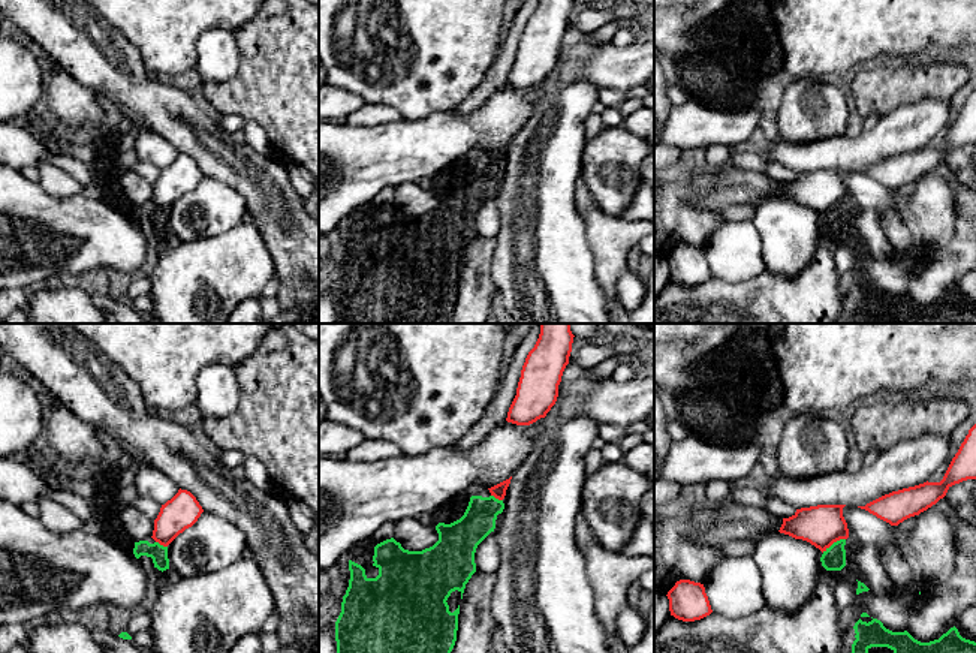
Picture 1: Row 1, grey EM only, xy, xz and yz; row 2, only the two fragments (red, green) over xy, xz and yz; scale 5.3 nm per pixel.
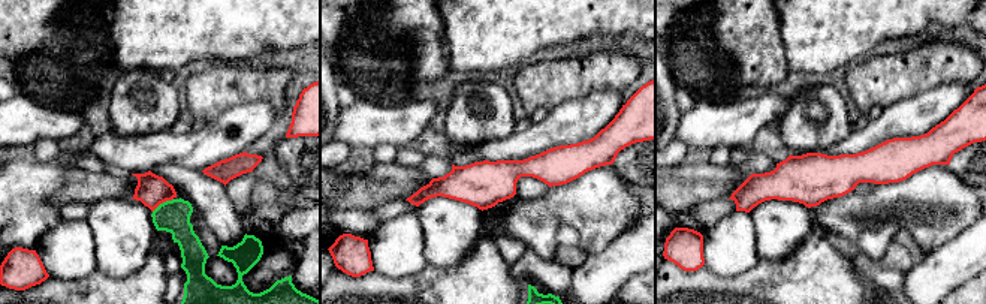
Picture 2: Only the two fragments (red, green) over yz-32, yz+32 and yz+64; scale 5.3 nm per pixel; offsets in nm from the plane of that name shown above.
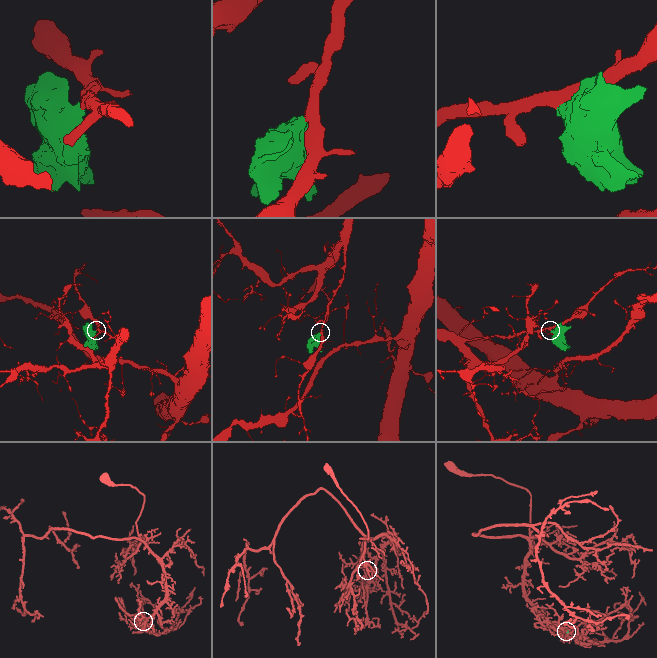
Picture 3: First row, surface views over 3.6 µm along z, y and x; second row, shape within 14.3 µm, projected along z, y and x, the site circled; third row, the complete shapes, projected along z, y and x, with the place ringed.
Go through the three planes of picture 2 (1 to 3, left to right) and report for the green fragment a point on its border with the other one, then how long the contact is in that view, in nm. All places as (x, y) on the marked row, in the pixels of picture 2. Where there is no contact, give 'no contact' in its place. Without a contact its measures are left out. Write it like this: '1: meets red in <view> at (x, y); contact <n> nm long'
1: meets red in yz-32 at (162, 202); contact 130 nm long
2: no contact
3: no contact

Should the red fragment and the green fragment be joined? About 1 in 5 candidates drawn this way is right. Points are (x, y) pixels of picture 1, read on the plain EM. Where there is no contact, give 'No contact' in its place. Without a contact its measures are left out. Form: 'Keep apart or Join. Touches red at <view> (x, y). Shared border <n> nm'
Keep apart. Touches red at yz (833, 207). Shared border 150 nm

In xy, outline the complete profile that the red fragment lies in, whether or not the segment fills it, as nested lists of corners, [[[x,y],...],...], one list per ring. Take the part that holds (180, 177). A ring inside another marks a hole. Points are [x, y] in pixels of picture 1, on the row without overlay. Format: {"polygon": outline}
{"polygon": [[[180,153],[171,165],[162,169],[154,184],[151,202],[168,211],[180,198],[192,192],[202,177],[204,174],[196,162],[190,156]]]}

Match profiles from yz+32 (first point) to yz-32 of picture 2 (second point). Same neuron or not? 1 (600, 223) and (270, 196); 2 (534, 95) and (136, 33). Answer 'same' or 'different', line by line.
1: same
2: different

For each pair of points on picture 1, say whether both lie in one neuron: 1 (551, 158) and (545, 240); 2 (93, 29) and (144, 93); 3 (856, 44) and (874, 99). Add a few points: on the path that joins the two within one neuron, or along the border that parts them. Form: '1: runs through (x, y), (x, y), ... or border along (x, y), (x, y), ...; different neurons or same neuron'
1: runs through (545, 178), (545, 219); same neuron
2: runs through (99, 45), (127, 77); same neuron
3: border along (859, 66), (848, 75); different neurons

